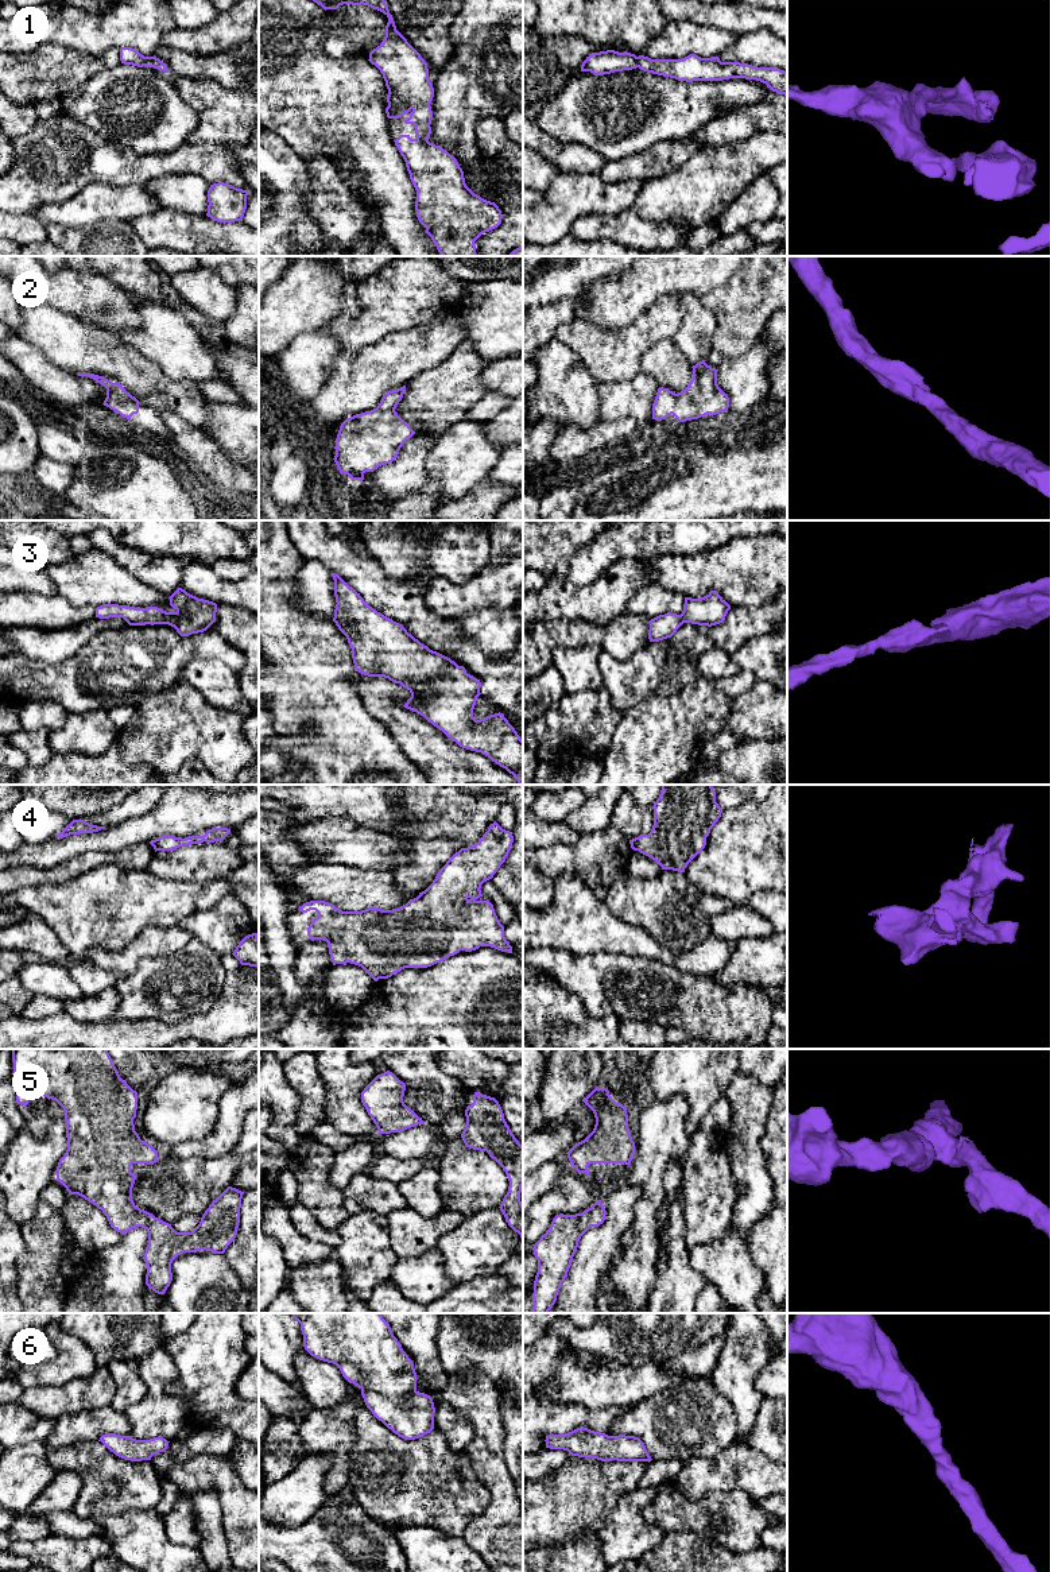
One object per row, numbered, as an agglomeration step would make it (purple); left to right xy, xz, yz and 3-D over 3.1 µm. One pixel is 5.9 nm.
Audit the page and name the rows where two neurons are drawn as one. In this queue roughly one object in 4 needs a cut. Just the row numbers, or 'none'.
none

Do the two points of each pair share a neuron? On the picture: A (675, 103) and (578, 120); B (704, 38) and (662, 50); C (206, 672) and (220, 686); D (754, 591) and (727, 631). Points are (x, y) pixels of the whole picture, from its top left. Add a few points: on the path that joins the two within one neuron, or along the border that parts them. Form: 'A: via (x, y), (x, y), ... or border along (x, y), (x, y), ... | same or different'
A: via (650, 126), (642, 134), (619, 144), (599, 143) | same
B: via (693, 38), (681, 38), (673, 43) | same
C: via (209, 676), (216, 682) | same
D: border along (773, 599), (758, 606), (731, 607) | different

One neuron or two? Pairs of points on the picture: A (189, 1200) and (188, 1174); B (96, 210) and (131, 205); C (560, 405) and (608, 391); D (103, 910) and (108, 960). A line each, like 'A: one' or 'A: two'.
A: one
B: one
C: two
D: two

